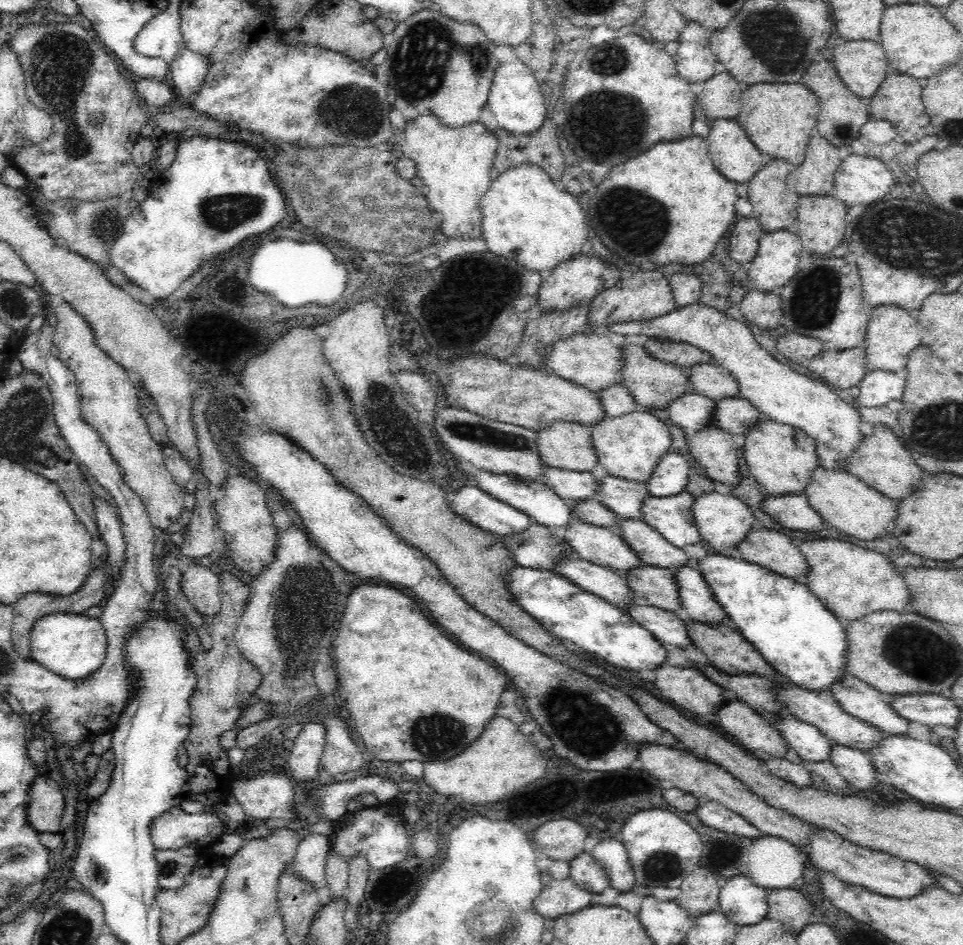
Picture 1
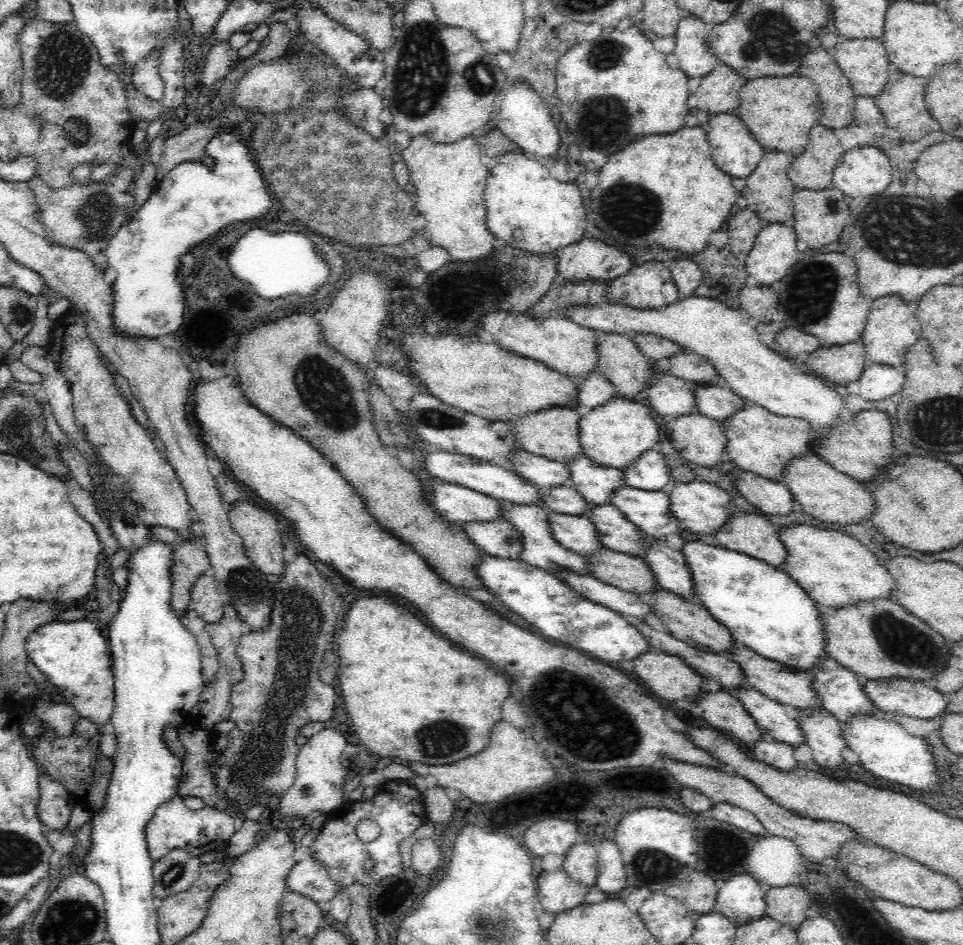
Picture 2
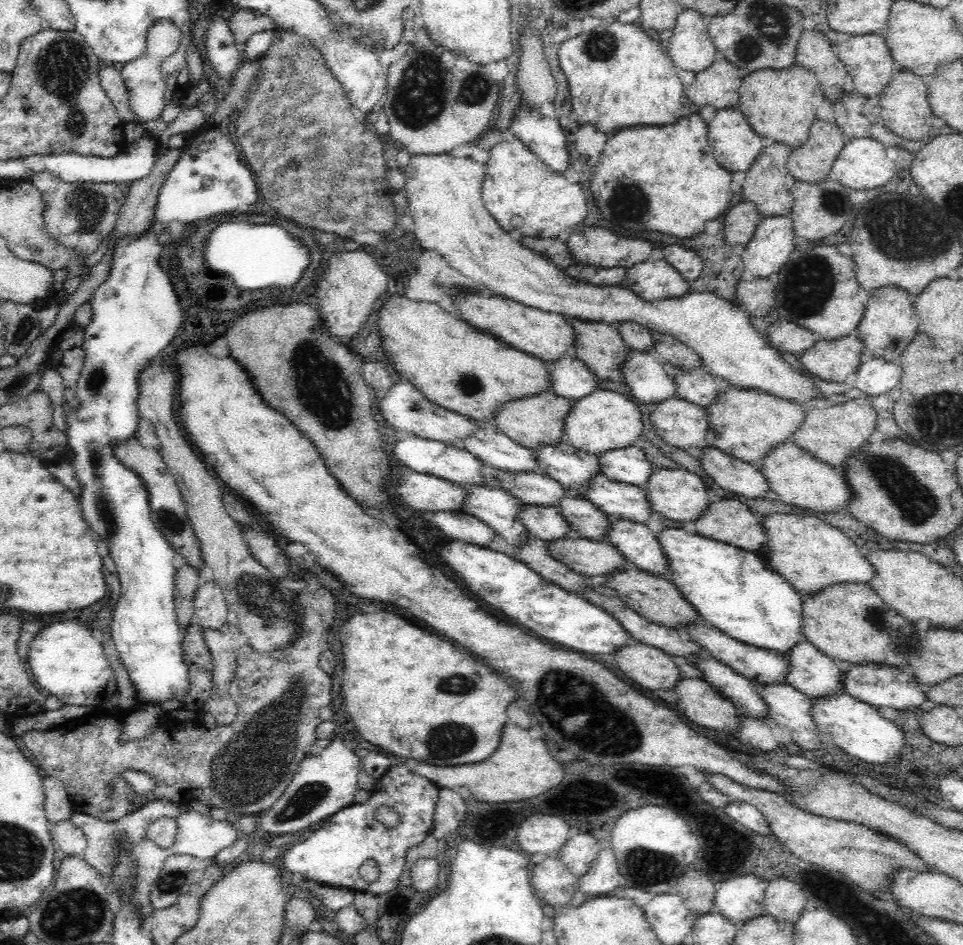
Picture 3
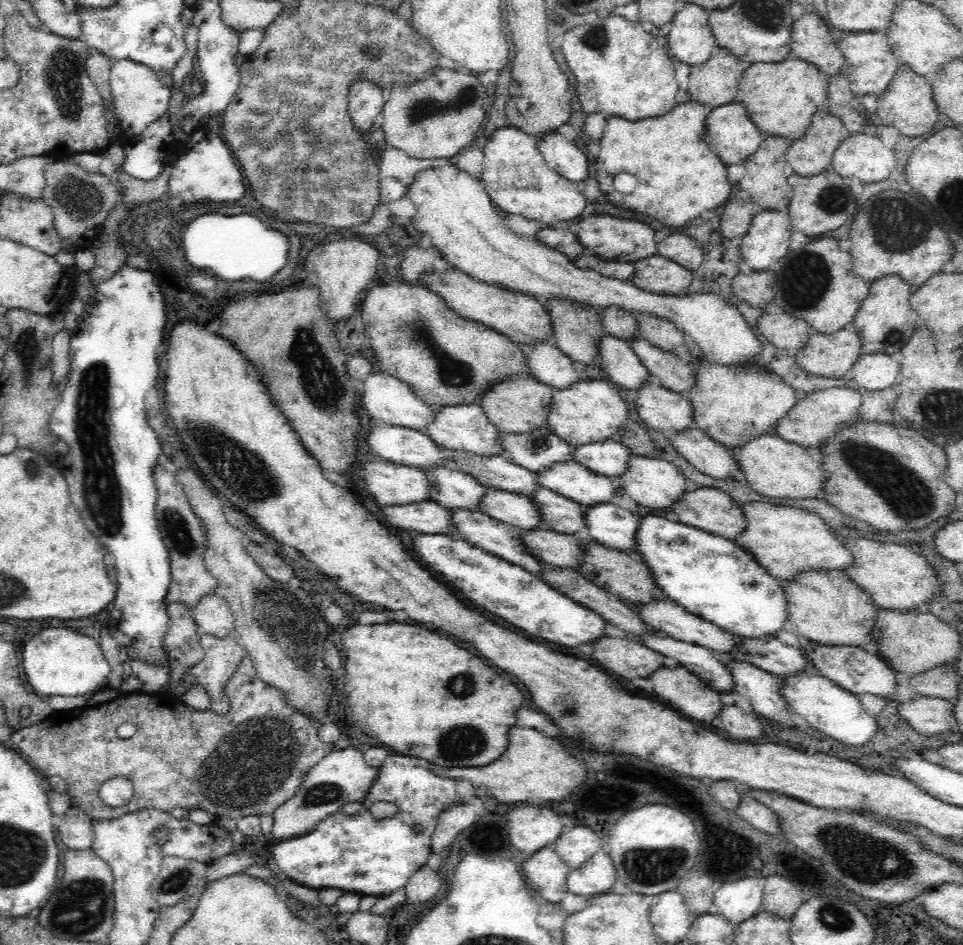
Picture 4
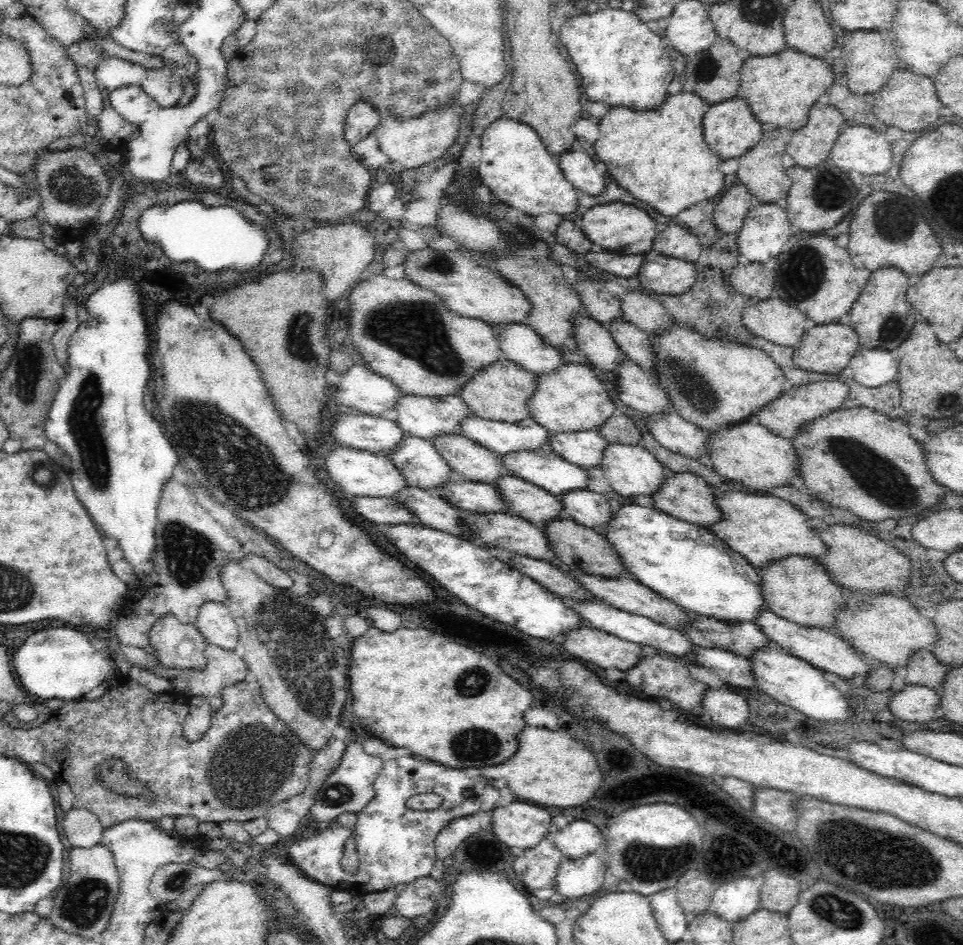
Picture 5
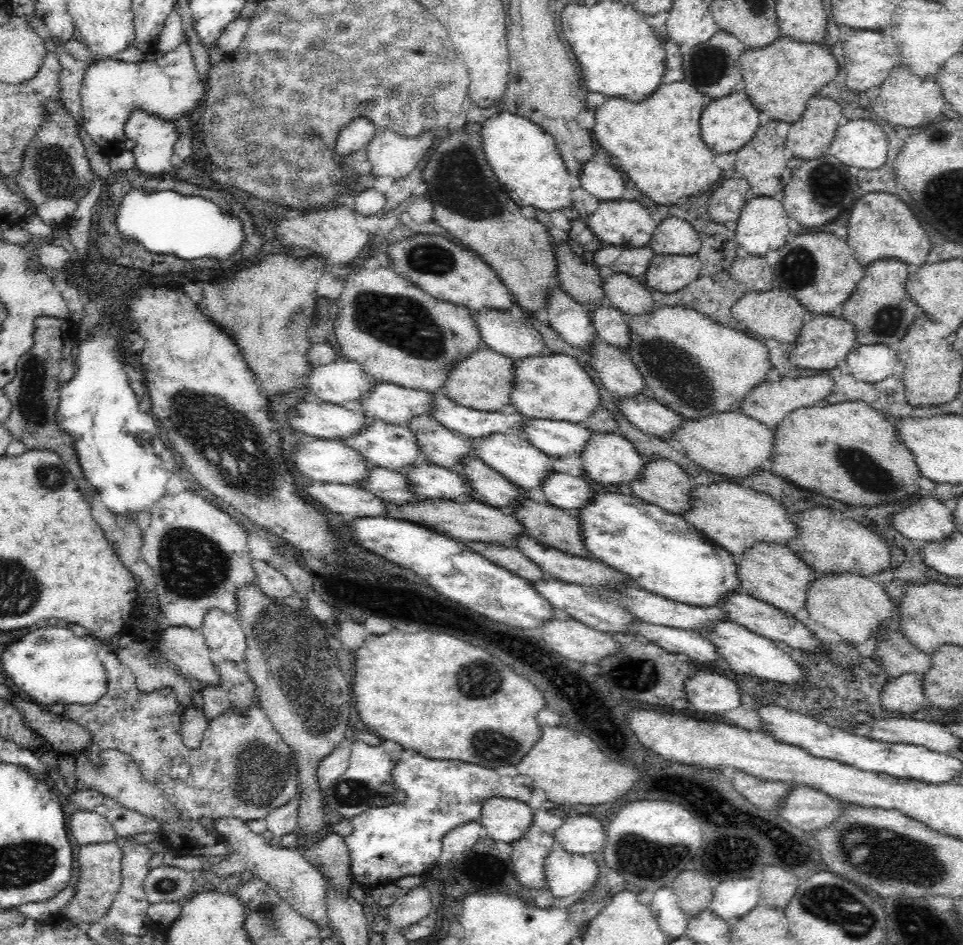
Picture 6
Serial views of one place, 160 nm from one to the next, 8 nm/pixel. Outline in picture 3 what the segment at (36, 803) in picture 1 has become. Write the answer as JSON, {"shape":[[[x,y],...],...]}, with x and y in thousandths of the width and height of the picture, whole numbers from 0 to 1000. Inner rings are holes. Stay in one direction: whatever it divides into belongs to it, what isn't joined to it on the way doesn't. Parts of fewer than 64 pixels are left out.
{"shape":[[[47,821],[44,825],[46,836],[46,859],[50,870],[58,872],[71,868],[76,862],[75,850],[60,823]]]}

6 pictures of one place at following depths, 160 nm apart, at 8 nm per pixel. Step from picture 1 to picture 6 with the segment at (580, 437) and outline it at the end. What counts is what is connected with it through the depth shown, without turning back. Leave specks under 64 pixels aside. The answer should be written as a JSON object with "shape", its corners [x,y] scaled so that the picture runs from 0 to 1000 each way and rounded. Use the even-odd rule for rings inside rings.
{"shape":[[[501,368],[478,382],[467,394],[462,406],[464,420],[478,430],[497,435],[519,435],[531,428],[535,407],[535,381]]]}

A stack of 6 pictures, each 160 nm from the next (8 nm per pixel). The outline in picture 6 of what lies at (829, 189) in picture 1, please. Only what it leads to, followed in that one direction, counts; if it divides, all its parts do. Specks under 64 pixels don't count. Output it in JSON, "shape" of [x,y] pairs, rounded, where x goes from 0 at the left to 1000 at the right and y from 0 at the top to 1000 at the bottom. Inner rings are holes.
{"shape":[[[845,101],[833,125],[820,132],[815,147],[820,166],[846,168],[856,165],[872,133],[875,114],[862,102]]]}

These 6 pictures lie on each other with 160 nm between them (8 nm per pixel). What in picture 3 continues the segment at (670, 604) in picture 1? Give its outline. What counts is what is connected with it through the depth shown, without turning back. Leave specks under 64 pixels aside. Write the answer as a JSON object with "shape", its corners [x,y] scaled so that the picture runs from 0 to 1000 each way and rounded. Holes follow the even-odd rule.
{"shape":[[[588,568],[584,574],[567,574],[567,579],[573,590],[611,611],[633,610],[654,599],[649,588],[632,574]]]}

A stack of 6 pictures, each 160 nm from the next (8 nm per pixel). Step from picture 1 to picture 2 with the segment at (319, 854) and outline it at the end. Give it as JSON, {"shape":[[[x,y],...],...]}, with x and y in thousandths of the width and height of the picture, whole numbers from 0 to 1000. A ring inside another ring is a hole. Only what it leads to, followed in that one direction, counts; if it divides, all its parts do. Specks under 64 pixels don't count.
{"shape":[[[325,902],[305,915],[297,932],[298,940],[303,944],[315,946],[331,958],[336,958],[351,944],[352,935],[343,929],[339,917]]]}

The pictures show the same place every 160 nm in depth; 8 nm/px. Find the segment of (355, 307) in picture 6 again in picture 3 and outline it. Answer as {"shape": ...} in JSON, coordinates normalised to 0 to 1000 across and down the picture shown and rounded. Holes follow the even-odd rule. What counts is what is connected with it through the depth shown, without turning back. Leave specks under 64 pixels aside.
{"shape":[[[407,313],[393,332],[393,345],[397,366],[409,385],[413,400],[426,403],[444,424],[455,430],[483,439],[488,443],[512,447],[515,437],[526,426],[552,421],[565,415],[574,415],[572,395],[568,385],[560,379],[536,370],[523,361],[502,352],[493,345],[478,338],[472,330],[459,330],[457,324],[447,320],[430,320],[417,313]]]}

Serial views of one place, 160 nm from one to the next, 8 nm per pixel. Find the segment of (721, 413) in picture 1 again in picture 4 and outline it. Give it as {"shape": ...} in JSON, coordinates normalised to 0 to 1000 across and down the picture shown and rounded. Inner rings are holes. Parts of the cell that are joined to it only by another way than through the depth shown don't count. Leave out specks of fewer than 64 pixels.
{"shape":[[[665,357],[650,361],[686,410],[709,418],[723,408],[722,389],[717,384],[712,385],[710,379],[677,366]]]}

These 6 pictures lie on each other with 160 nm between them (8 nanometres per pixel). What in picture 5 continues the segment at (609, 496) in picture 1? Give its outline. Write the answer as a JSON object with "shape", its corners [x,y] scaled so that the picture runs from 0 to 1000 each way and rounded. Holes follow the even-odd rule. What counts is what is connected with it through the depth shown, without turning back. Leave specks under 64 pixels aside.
{"shape":[[[484,441],[480,459],[509,475],[519,484],[528,479],[570,474],[571,457],[551,441],[539,448],[515,447],[507,443]]]}

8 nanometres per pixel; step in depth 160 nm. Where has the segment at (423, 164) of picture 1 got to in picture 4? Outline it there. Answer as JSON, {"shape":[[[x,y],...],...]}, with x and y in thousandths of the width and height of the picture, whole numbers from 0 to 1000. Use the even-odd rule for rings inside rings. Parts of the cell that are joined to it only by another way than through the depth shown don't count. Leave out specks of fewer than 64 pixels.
{"shape":[[[469,171],[462,172],[461,176],[455,176],[455,178],[447,176],[442,180],[432,182],[428,186],[428,193],[424,195],[421,206],[432,221],[432,225],[427,232],[429,240],[438,250],[442,249],[449,253],[449,259],[456,271],[460,271],[460,274],[469,279],[469,283],[494,297],[501,297],[505,302],[523,304],[534,310],[550,312],[565,322],[566,319],[571,320],[575,316],[588,316],[588,319],[592,316],[592,319],[601,320],[605,324],[619,327],[621,330],[631,328],[631,326],[643,326],[657,333],[672,332],[672,334],[700,342],[702,347],[710,350],[710,353],[714,356],[722,374],[733,379],[737,384],[744,384],[752,388],[787,386],[786,381],[792,371],[790,360],[785,358],[785,350],[777,344],[764,324],[754,322],[750,314],[745,311],[737,311],[737,309],[695,314],[677,311],[658,303],[654,297],[629,294],[617,286],[611,287],[599,284],[586,269],[568,262],[549,251],[532,247],[532,243],[522,236],[523,232],[512,219],[502,192],[494,190]]]}

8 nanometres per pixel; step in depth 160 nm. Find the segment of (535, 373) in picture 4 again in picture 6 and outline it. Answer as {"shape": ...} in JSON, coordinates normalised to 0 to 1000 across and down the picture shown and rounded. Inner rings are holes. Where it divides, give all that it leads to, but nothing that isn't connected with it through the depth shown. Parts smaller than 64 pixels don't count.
{"shape":[[[496,328],[489,332],[505,368],[535,382],[571,375],[564,356],[548,337],[519,328]]]}

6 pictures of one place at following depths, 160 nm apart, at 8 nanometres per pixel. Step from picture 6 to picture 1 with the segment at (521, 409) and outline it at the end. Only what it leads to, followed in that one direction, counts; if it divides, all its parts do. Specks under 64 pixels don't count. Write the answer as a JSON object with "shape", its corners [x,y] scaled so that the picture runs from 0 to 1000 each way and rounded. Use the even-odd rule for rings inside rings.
{"shape":[[[672,433],[640,442],[629,441],[614,453],[620,486],[630,502],[669,512],[672,512],[685,486],[696,478],[695,474],[699,469],[693,449]]]}

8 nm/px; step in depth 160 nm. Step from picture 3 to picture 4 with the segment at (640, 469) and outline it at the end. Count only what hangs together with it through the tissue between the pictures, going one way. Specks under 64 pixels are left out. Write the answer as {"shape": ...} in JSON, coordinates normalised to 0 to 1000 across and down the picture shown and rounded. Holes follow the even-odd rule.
{"shape":[[[637,465],[597,473],[597,488],[621,502],[645,505],[653,494],[653,474]]]}

